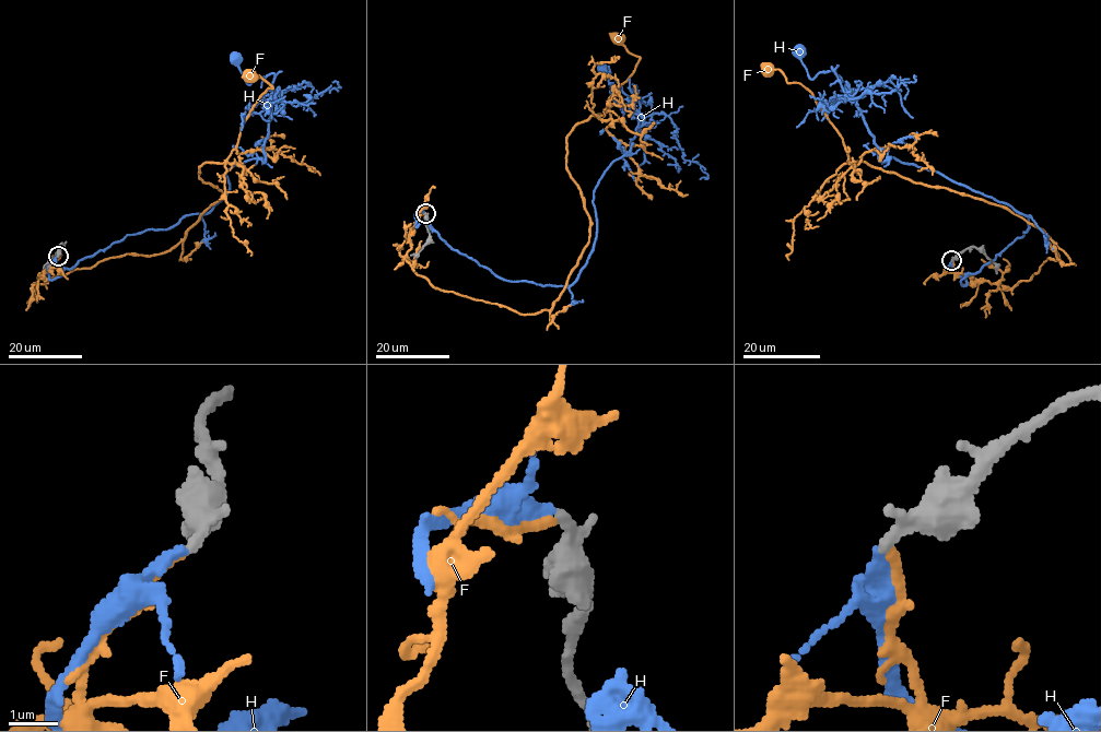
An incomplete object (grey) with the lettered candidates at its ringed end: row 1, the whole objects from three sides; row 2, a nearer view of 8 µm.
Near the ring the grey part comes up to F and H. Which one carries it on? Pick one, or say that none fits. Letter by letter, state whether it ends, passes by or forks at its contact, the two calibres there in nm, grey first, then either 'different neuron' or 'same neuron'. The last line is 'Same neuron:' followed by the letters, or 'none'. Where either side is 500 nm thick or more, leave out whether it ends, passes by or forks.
F: it ends; calibres 300 and 190 nm; different neuron
H: it ends; calibres 300 and 280 nm; same neuron
Same neuron: H

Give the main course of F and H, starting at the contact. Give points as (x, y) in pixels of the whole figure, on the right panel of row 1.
F: (951, 261), (973, 281), (1011, 288), (1058, 256), (1047, 236), (1006, 209), (850, 162), (813, 96), (765, 70)
H: (951, 260), (965, 285), (1022, 236), (1030, 215), (937, 173), (879, 160), (834, 70), (811, 79), (799, 50)

